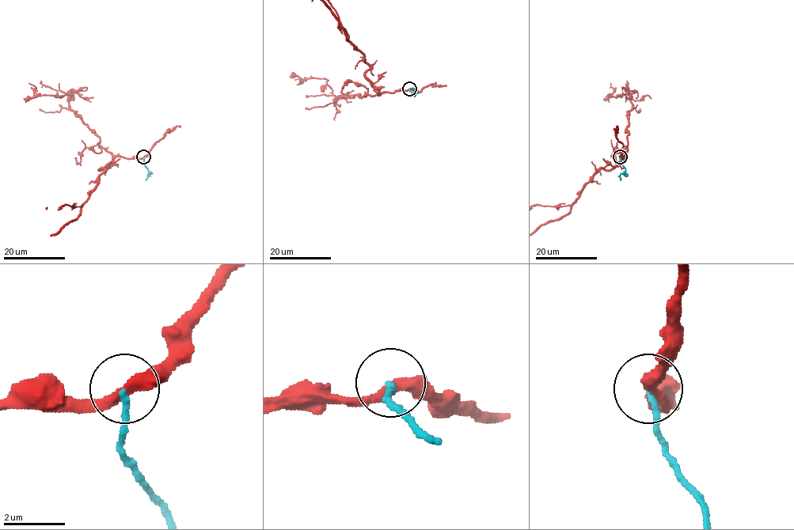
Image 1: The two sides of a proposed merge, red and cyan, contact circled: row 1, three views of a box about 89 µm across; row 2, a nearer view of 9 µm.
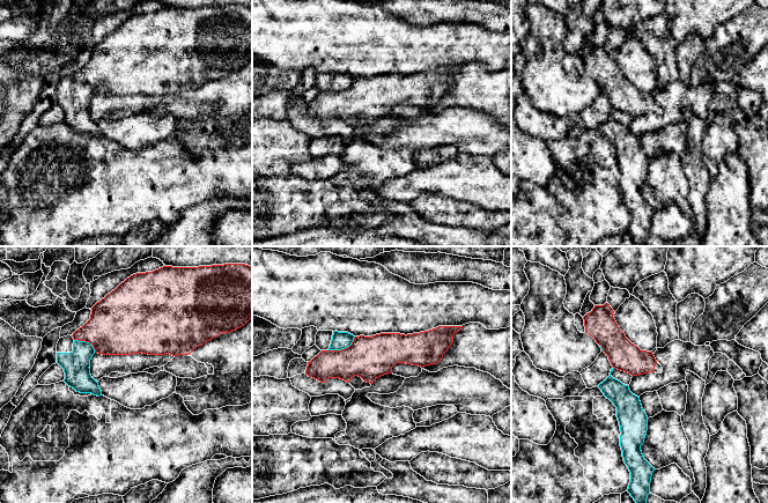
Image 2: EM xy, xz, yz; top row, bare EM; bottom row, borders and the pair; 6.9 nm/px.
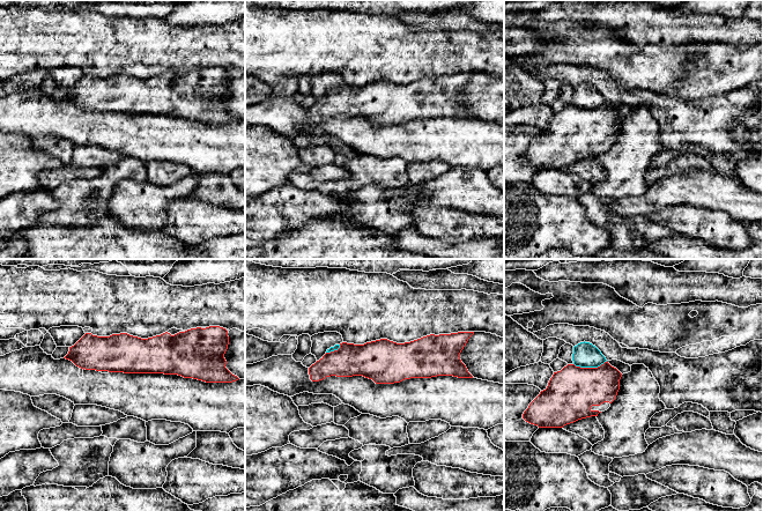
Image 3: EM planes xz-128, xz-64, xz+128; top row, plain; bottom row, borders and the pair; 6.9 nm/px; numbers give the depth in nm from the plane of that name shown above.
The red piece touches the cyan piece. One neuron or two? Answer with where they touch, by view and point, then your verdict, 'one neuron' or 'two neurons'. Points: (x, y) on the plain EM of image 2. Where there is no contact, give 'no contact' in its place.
xz (342, 90) | two neurons

